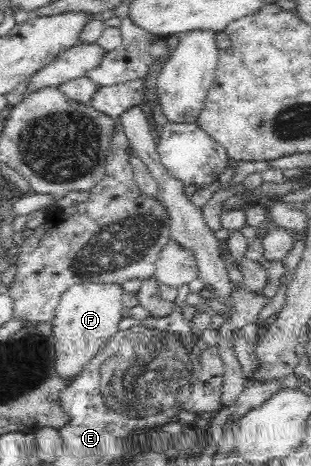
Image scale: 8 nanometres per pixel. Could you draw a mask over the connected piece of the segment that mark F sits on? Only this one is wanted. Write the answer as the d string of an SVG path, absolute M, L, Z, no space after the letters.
M93 281L69 286L61 295L51 323L56 341L56 372L64 381L71 382L101 350L101 346L105 346L107 340L119 331L117 324L122 319L123 294L122 283Z

